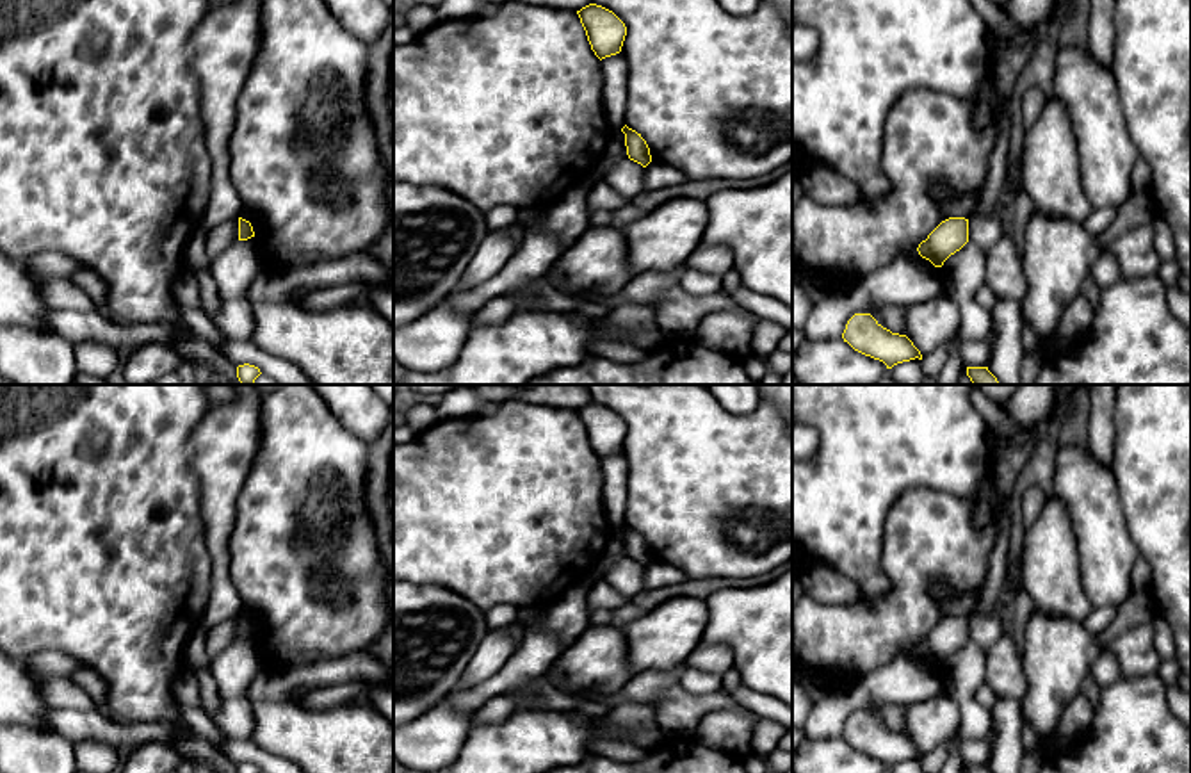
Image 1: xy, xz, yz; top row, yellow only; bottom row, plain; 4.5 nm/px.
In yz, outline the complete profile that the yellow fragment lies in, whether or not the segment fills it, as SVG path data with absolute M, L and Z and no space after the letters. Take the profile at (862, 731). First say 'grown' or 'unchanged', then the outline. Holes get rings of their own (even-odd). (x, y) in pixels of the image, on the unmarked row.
unchanged | M855 712L842 732L855 750L879 759L892 768L897 762L922 759L920 750L906 734L883 727L871 712Z

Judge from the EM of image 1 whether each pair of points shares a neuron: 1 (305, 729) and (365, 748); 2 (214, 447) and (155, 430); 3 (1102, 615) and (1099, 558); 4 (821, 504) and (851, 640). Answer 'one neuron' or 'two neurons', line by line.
1: one neuron
2: two neurons
3: two neurons
4: two neurons

